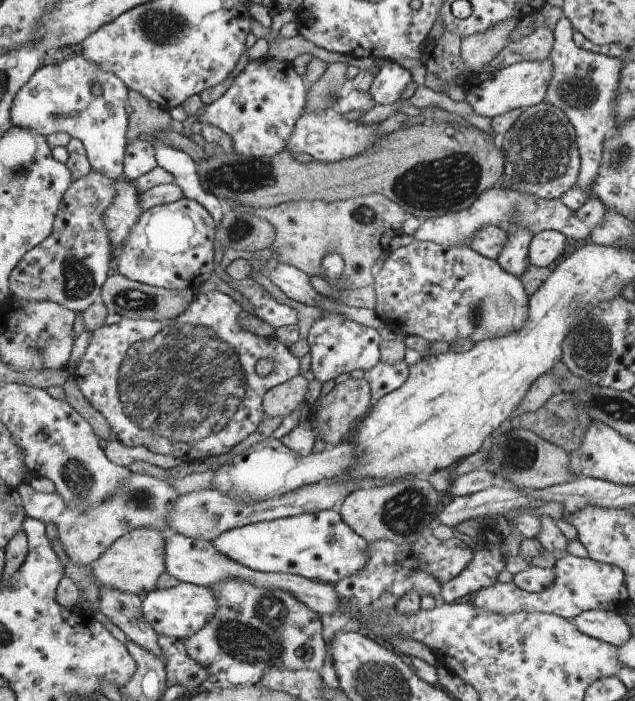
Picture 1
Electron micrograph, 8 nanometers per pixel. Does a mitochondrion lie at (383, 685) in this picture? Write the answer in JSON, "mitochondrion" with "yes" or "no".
{"mitochondrion":"yes"}

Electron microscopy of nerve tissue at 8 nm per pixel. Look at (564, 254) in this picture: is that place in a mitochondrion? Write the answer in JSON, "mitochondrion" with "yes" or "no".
{"mitochondrion":"no"}

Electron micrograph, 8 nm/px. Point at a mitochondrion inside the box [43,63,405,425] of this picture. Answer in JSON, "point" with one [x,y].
{"point":[234,177]}

